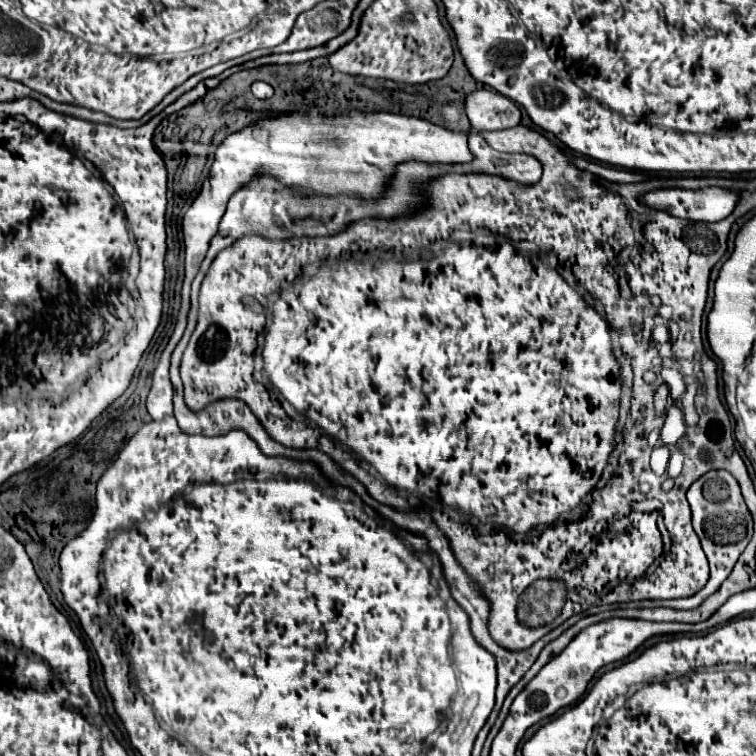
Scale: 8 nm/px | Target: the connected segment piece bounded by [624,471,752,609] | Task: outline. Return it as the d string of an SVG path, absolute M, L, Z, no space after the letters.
M708 471L704 473L700 479L696 479L688 493L688 503L692 509L692 527L696 531L696 535L700 537L702 549L708 557L710 563L710 577L708 583L692 597L686 599L670 599L670 601L640 601L640 605L626 605L628 609L634 607L672 607L672 609L694 609L698 607L708 595L712 595L722 581L730 575L732 567L736 565L738 557L742 555L742 551L746 549L746 545L752 539L752 515L746 509L746 503L740 495L740 487L734 481L734 477L728 471Z

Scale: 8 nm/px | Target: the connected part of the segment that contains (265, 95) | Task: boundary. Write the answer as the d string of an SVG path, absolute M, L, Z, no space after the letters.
M256 81L256 83L252 85L252 93L254 93L254 97L258 97L258 99L270 99L270 97L274 95L274 89L272 89L268 83L264 83L264 81Z

